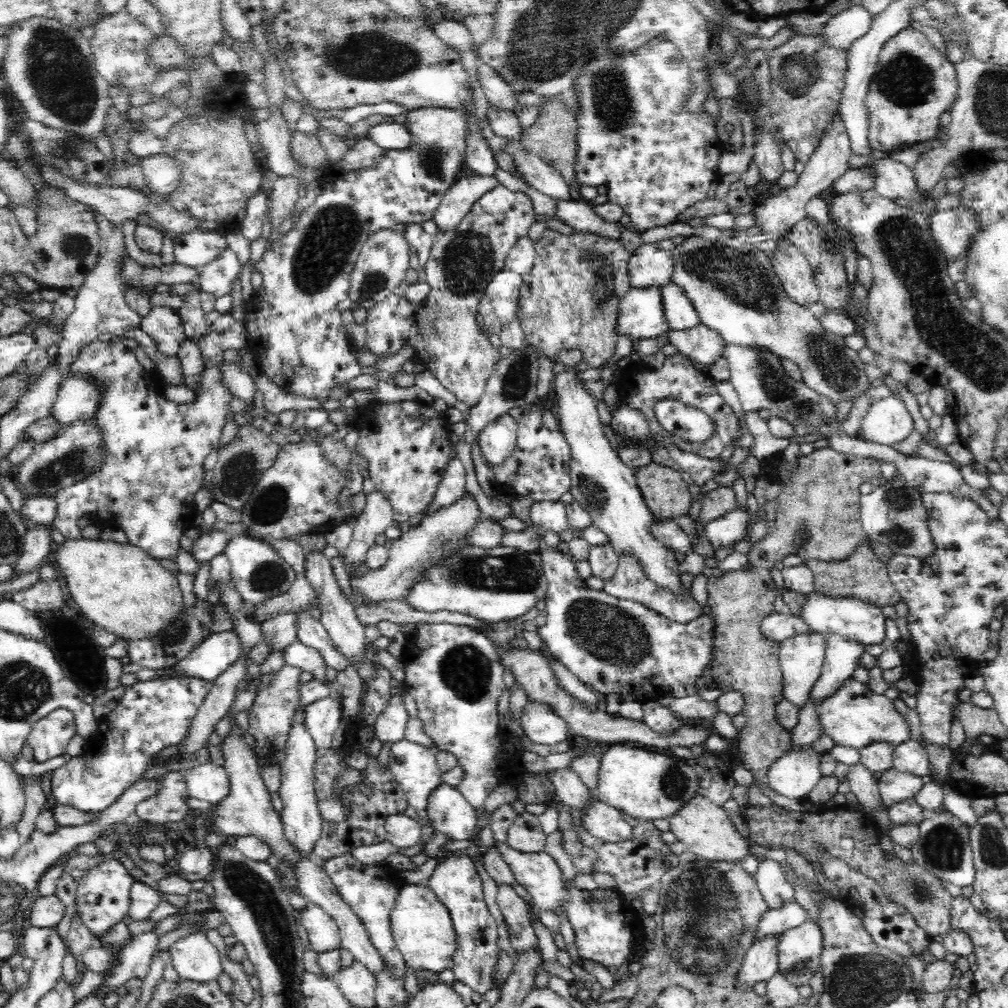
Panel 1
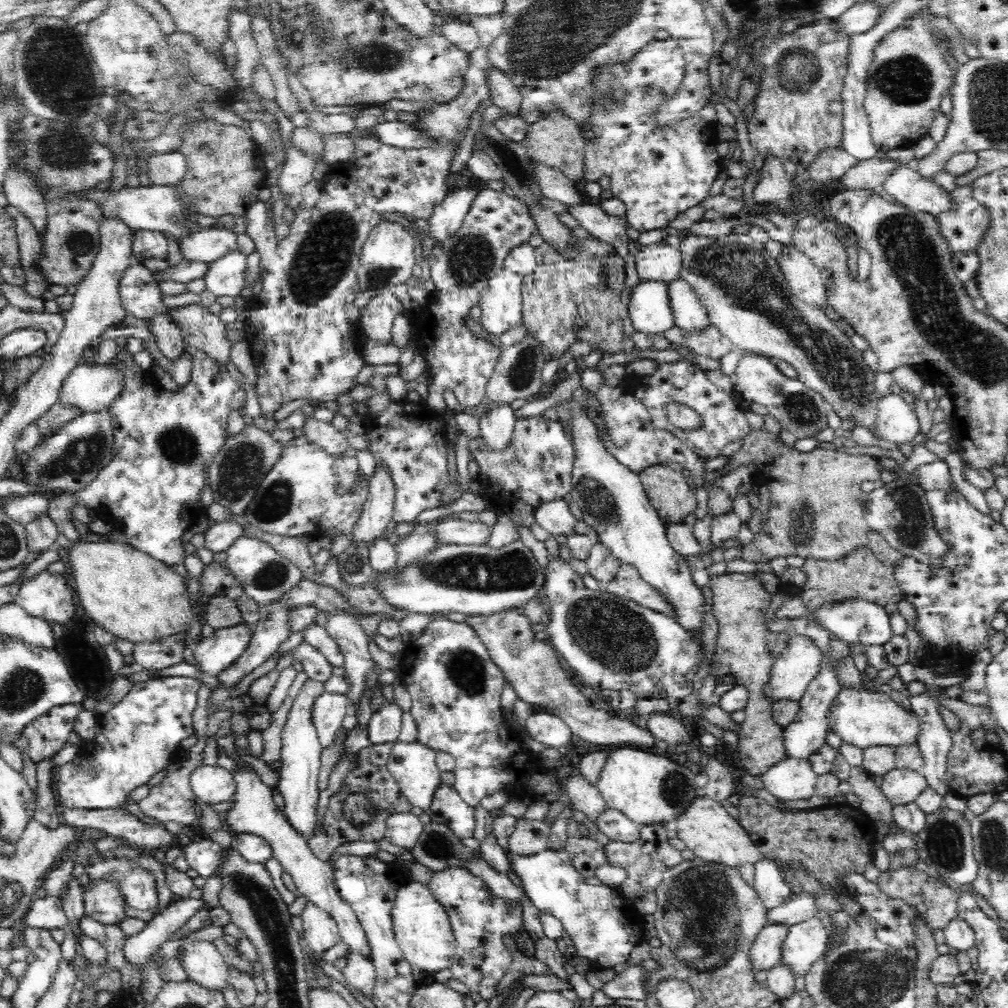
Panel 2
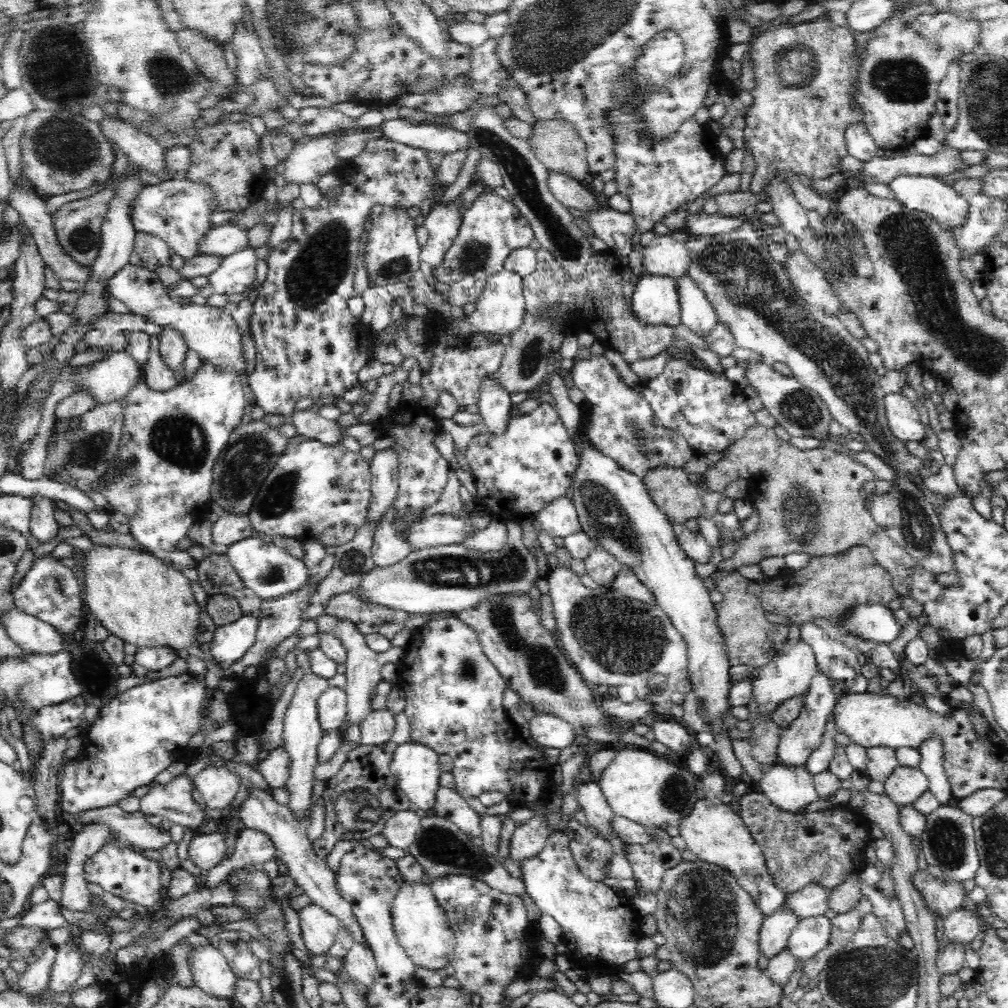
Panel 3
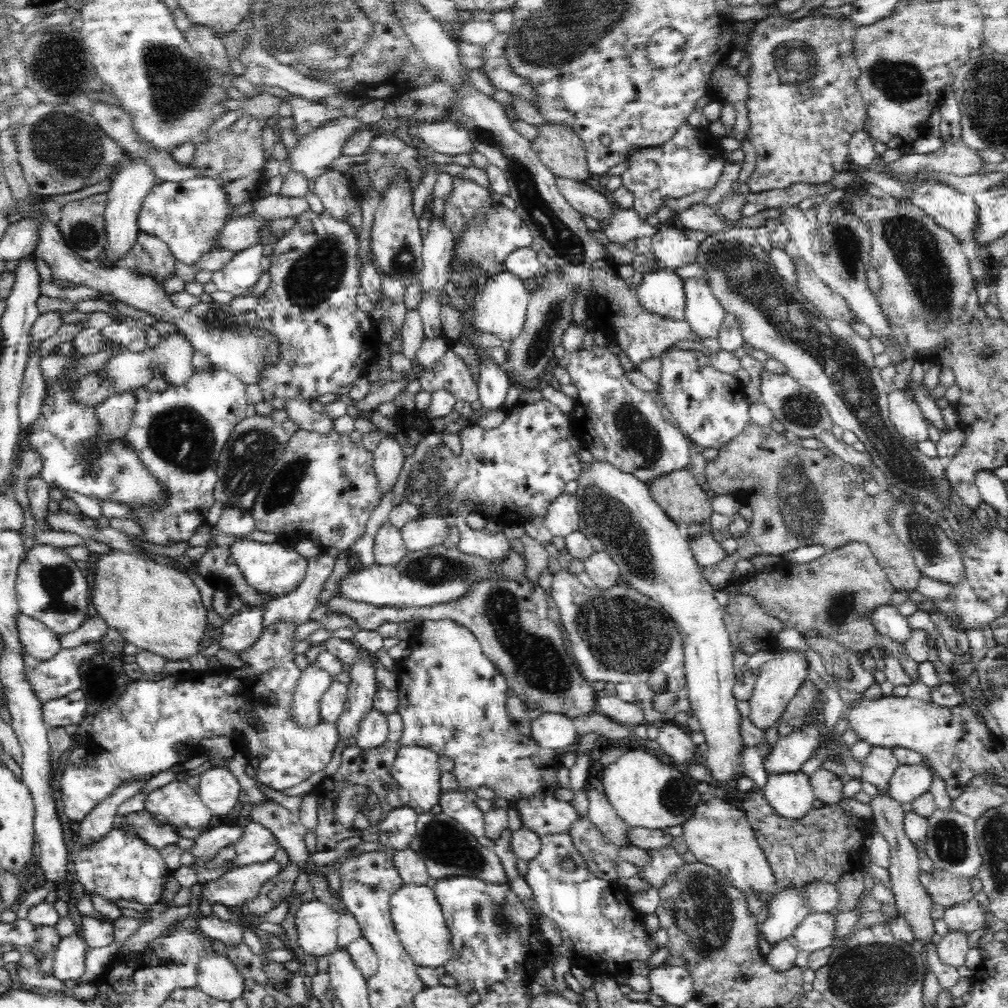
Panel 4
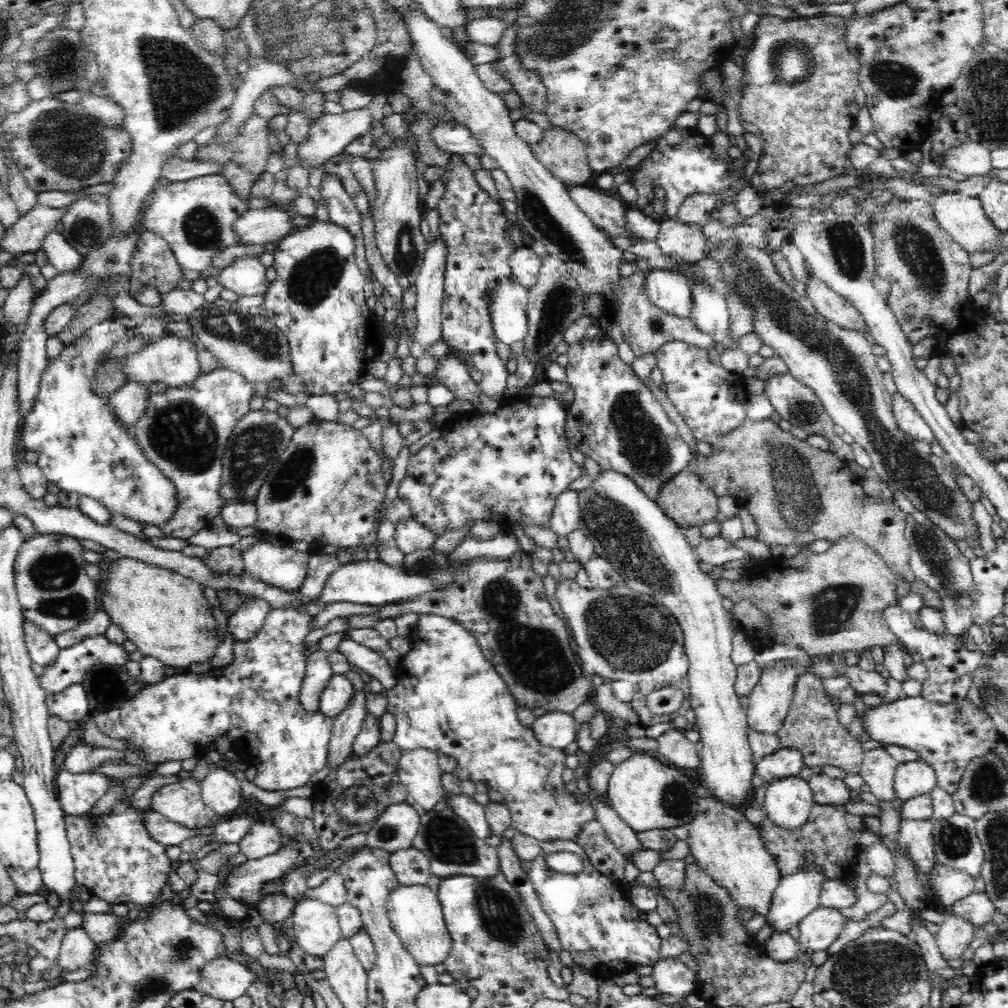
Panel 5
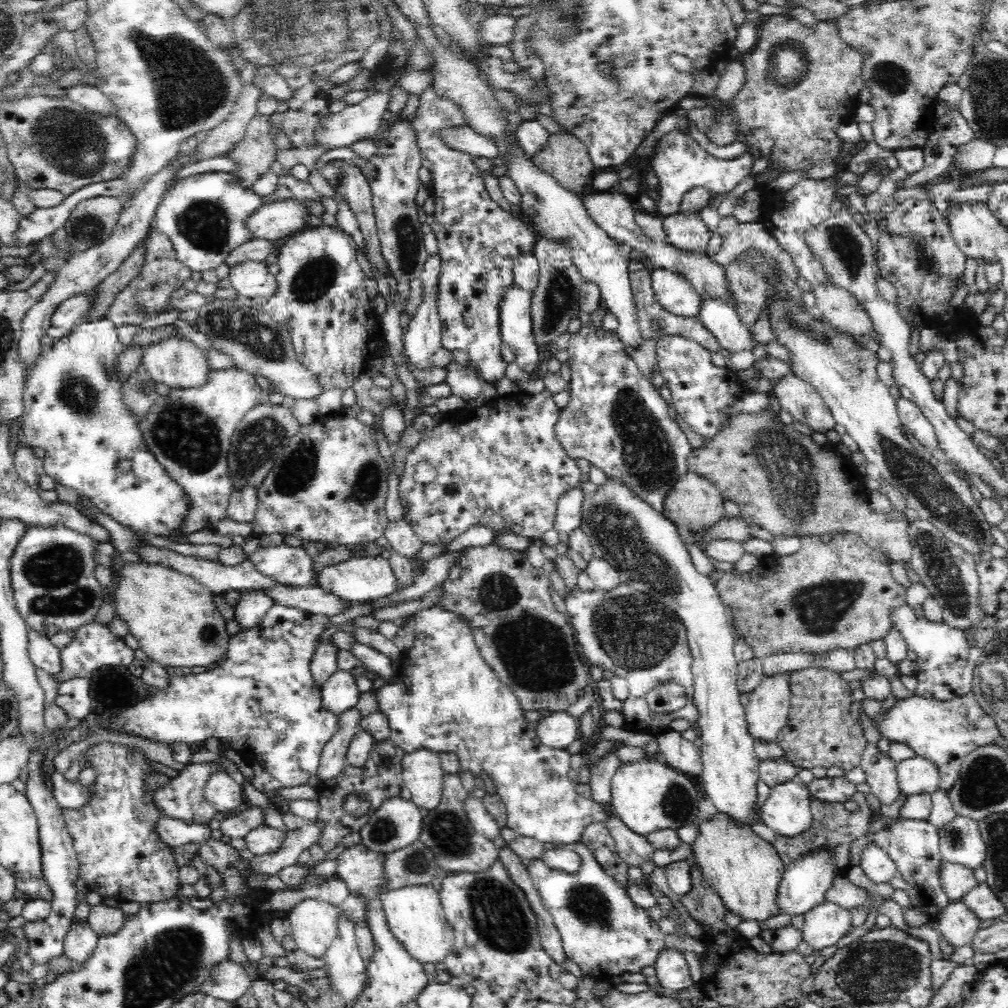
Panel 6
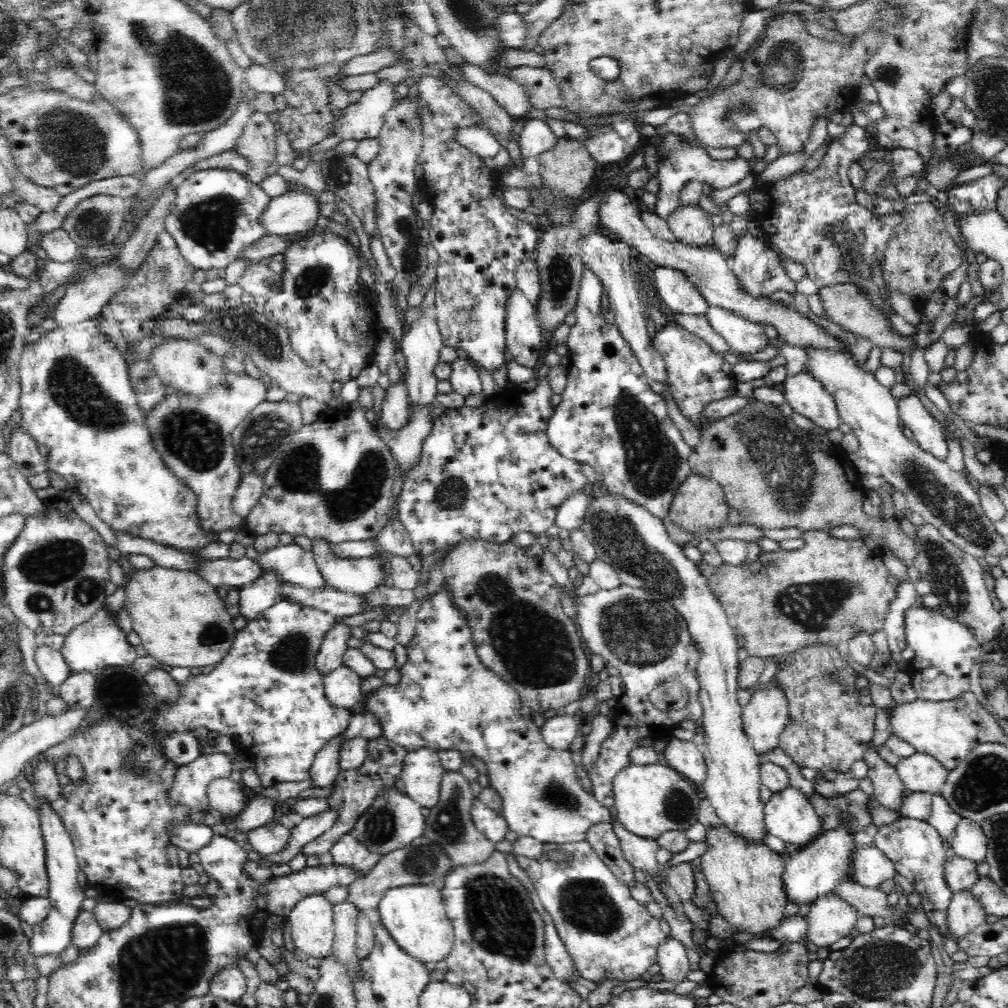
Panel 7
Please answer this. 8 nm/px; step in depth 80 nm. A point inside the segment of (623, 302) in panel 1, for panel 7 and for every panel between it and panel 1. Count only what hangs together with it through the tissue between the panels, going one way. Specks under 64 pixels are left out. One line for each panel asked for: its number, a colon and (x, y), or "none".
2: (649, 307)
3: (654, 302)
4: (661, 292)
5: (669, 290)
6: (671, 289)
7: (680, 294)

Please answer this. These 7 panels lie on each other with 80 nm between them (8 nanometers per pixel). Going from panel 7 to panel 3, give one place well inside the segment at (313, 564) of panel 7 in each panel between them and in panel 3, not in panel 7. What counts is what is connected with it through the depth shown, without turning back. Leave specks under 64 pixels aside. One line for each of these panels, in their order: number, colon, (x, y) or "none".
3: (269, 571)
4: (272, 569)
5: (278, 565)
6: (289, 565)

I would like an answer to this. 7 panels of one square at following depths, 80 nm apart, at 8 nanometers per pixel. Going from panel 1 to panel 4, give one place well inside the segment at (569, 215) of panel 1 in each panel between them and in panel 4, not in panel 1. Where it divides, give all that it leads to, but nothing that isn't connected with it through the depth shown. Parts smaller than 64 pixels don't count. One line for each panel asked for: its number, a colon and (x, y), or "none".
2: (612, 229)
3: (616, 228)
4: (624, 224)

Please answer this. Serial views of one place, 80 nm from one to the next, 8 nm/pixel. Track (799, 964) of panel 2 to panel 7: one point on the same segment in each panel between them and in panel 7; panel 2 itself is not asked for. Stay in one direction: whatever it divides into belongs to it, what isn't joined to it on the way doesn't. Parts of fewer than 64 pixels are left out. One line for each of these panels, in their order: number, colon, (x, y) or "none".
3: (811, 935)
4: (817, 931)
5: (819, 929)
6: (825, 924)
7: (830, 919)

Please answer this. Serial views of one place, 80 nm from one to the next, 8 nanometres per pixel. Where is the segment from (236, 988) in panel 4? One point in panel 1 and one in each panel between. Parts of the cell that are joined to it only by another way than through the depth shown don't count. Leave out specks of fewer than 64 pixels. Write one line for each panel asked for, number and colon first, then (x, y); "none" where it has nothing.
1: (194, 957)
2: (203, 963)
3: (212, 974)

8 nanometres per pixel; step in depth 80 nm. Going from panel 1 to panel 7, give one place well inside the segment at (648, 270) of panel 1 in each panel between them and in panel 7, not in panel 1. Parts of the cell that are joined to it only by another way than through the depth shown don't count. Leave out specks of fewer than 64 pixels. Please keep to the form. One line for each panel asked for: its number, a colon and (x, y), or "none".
2: (659, 261)
3: (664, 256)
4: (672, 248)
5: (682, 242)
6: (687, 231)
7: (692, 225)

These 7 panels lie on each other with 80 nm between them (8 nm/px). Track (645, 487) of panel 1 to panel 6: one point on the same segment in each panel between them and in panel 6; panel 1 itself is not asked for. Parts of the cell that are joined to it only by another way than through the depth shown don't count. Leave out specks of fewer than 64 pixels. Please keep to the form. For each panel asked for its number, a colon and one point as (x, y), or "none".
2: (671, 493)
3: (675, 492)
4: (678, 493)
5: (685, 498)
6: (694, 503)

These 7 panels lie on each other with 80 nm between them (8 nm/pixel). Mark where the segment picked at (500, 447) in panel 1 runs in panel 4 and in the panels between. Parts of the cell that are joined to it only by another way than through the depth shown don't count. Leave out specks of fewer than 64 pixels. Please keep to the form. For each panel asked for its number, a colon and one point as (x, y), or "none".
2: (497, 426)
3: (495, 405)
4: (494, 384)

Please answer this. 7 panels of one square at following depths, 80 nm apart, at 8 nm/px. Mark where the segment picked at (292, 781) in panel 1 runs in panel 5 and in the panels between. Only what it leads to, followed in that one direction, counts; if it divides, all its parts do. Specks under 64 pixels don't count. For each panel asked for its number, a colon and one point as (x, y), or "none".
2: (300, 752)
3: (301, 732)
4: (313, 683)
5: (318, 671)

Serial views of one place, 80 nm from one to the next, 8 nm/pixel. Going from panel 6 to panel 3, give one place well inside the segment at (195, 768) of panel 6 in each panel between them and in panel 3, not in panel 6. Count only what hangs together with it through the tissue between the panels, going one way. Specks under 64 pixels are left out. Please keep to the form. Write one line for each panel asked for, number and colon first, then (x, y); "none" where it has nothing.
3: (172, 803)
4: (177, 803)
5: (181, 802)

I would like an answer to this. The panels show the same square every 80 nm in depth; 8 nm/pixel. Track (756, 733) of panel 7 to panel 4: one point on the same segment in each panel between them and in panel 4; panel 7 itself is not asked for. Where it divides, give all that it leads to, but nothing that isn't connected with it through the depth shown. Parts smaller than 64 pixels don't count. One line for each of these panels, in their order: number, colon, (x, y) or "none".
4: (778, 680)
5: (769, 701)
6: (766, 713)

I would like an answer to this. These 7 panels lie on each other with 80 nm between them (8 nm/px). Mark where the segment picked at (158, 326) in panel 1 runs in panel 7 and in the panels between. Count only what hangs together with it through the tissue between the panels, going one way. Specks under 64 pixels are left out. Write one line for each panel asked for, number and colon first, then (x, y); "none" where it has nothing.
2: (169, 336)
3: (173, 348)
4: (172, 356)
5: (173, 361)
6: (177, 362)
7: (186, 365)

